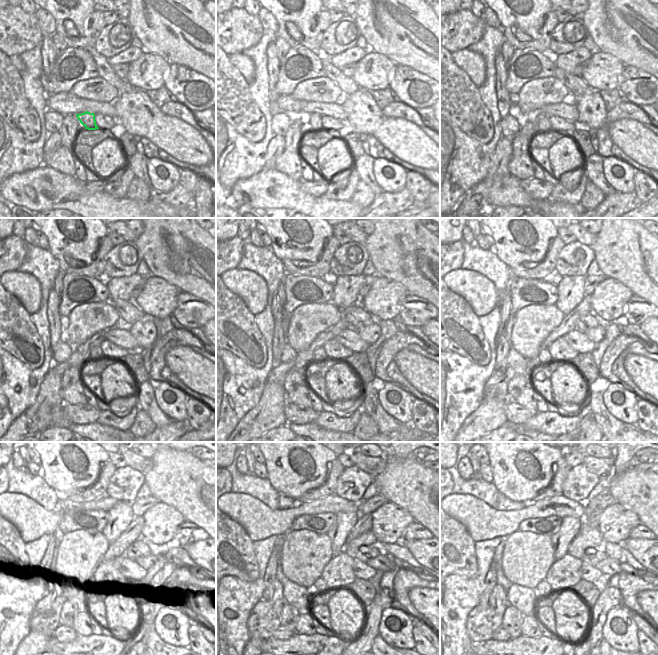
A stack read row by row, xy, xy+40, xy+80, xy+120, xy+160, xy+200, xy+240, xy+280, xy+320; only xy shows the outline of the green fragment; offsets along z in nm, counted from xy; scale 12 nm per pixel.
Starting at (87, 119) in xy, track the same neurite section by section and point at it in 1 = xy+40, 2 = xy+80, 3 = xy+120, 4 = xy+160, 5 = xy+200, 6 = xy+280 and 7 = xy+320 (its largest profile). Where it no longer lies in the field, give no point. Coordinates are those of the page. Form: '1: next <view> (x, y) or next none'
1: next xy+40 (314, 119)
2: next xy+80 (543, 126)
3: next xy+120 (96, 354)
4: next xy+160 (320, 357)
5: next xy+200 (544, 359)
6: next xy+280 (320, 588)
7: next xy+320 (544, 590)

